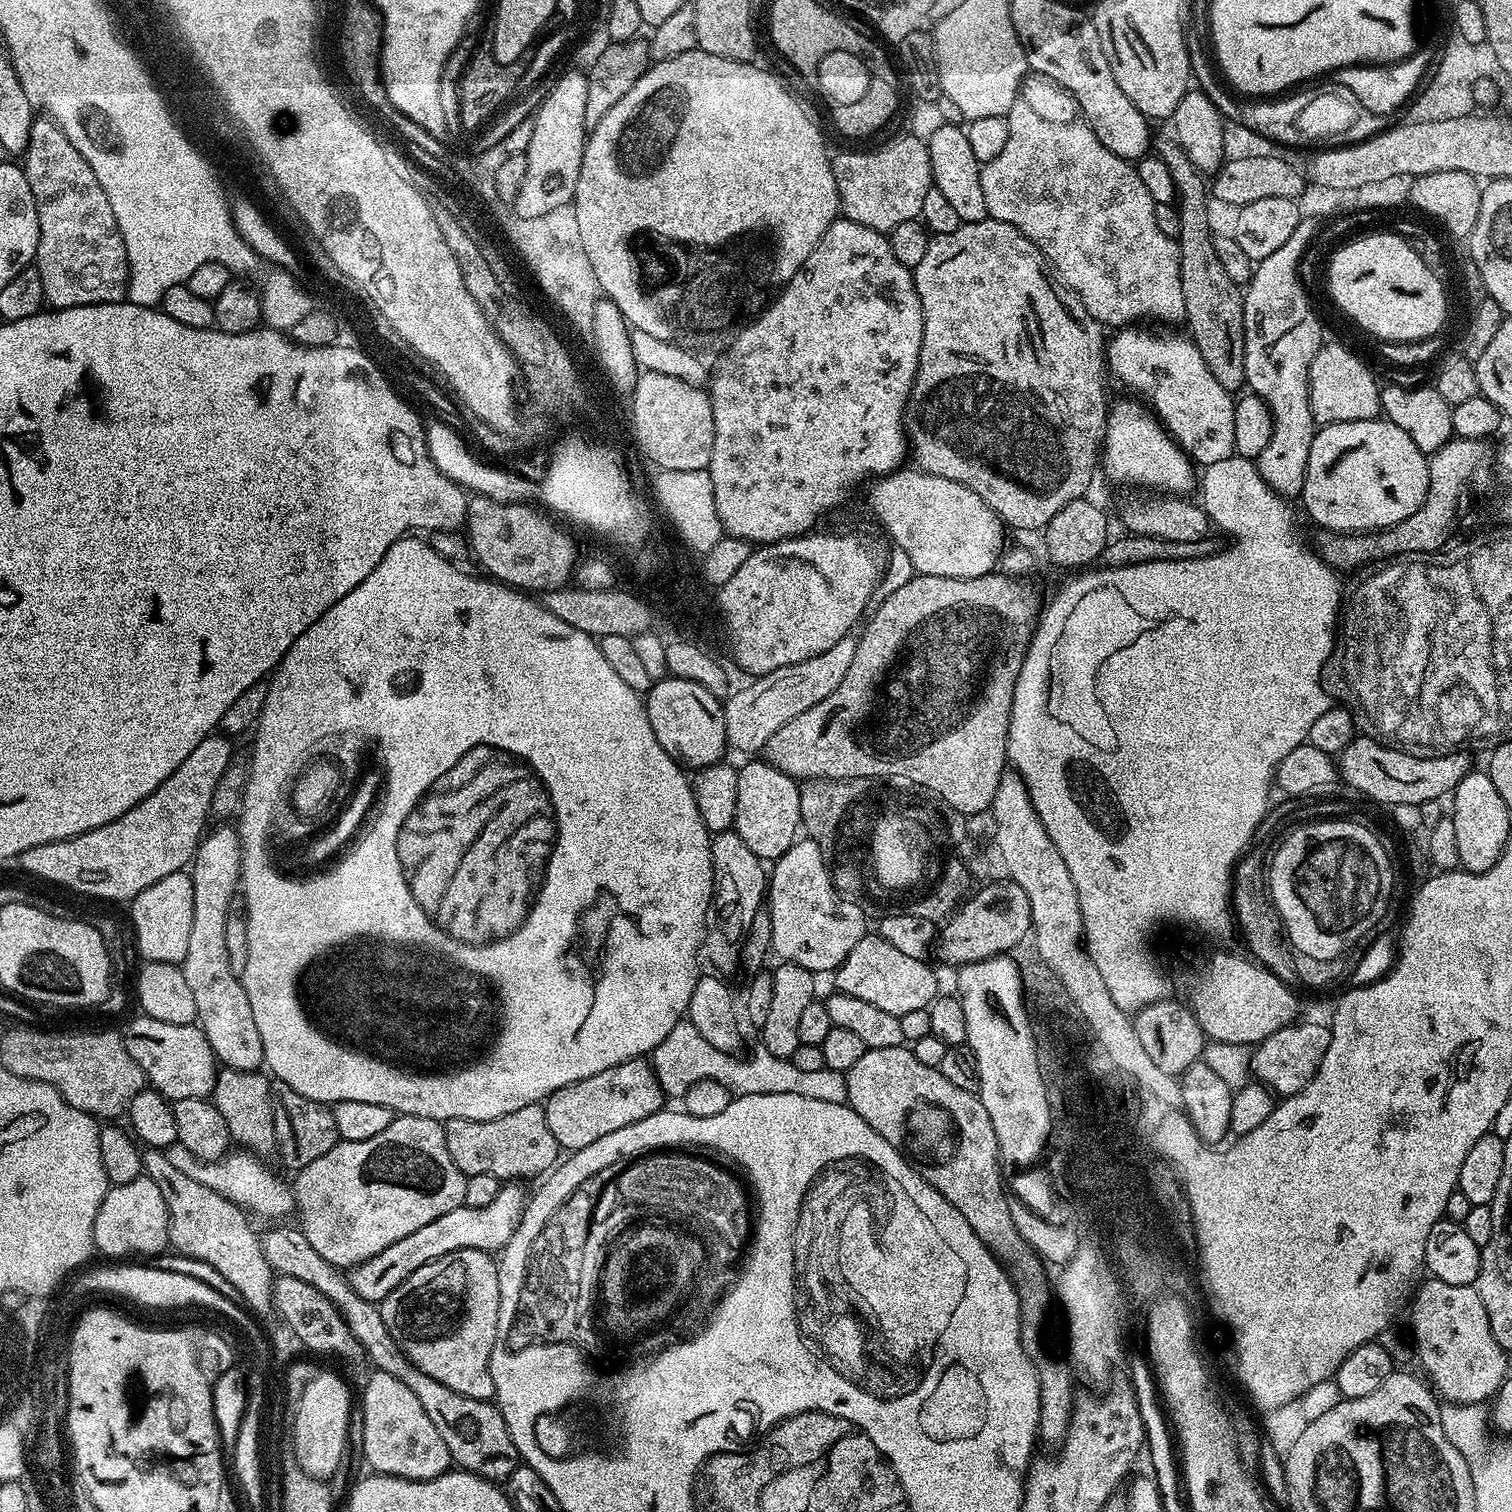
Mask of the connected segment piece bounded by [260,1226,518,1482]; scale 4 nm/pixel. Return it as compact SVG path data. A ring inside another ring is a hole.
M299 1227L270 1229L260 1236L260 1249L273 1273L302 1278L302 1282L312 1284L319 1292L326 1294L328 1301L340 1311L348 1323L348 1329L354 1334L357 1345L372 1359L371 1367L375 1371L390 1374L398 1378L398 1382L414 1390L414 1398L418 1398L418 1402L422 1402L422 1410L430 1414L430 1422L434 1422L438 1434L442 1434L442 1442L446 1442L446 1450L450 1450L452 1464L457 1469L473 1472L484 1480L507 1481L509 1474L518 1466L518 1457L514 1442L506 1430L506 1422L495 1403L466 1398L415 1368L393 1342L379 1307L371 1300L358 1298L347 1277L333 1264L326 1262L326 1258L322 1258L322 1254L318 1254L318 1250L310 1246L310 1242L306 1242Z

